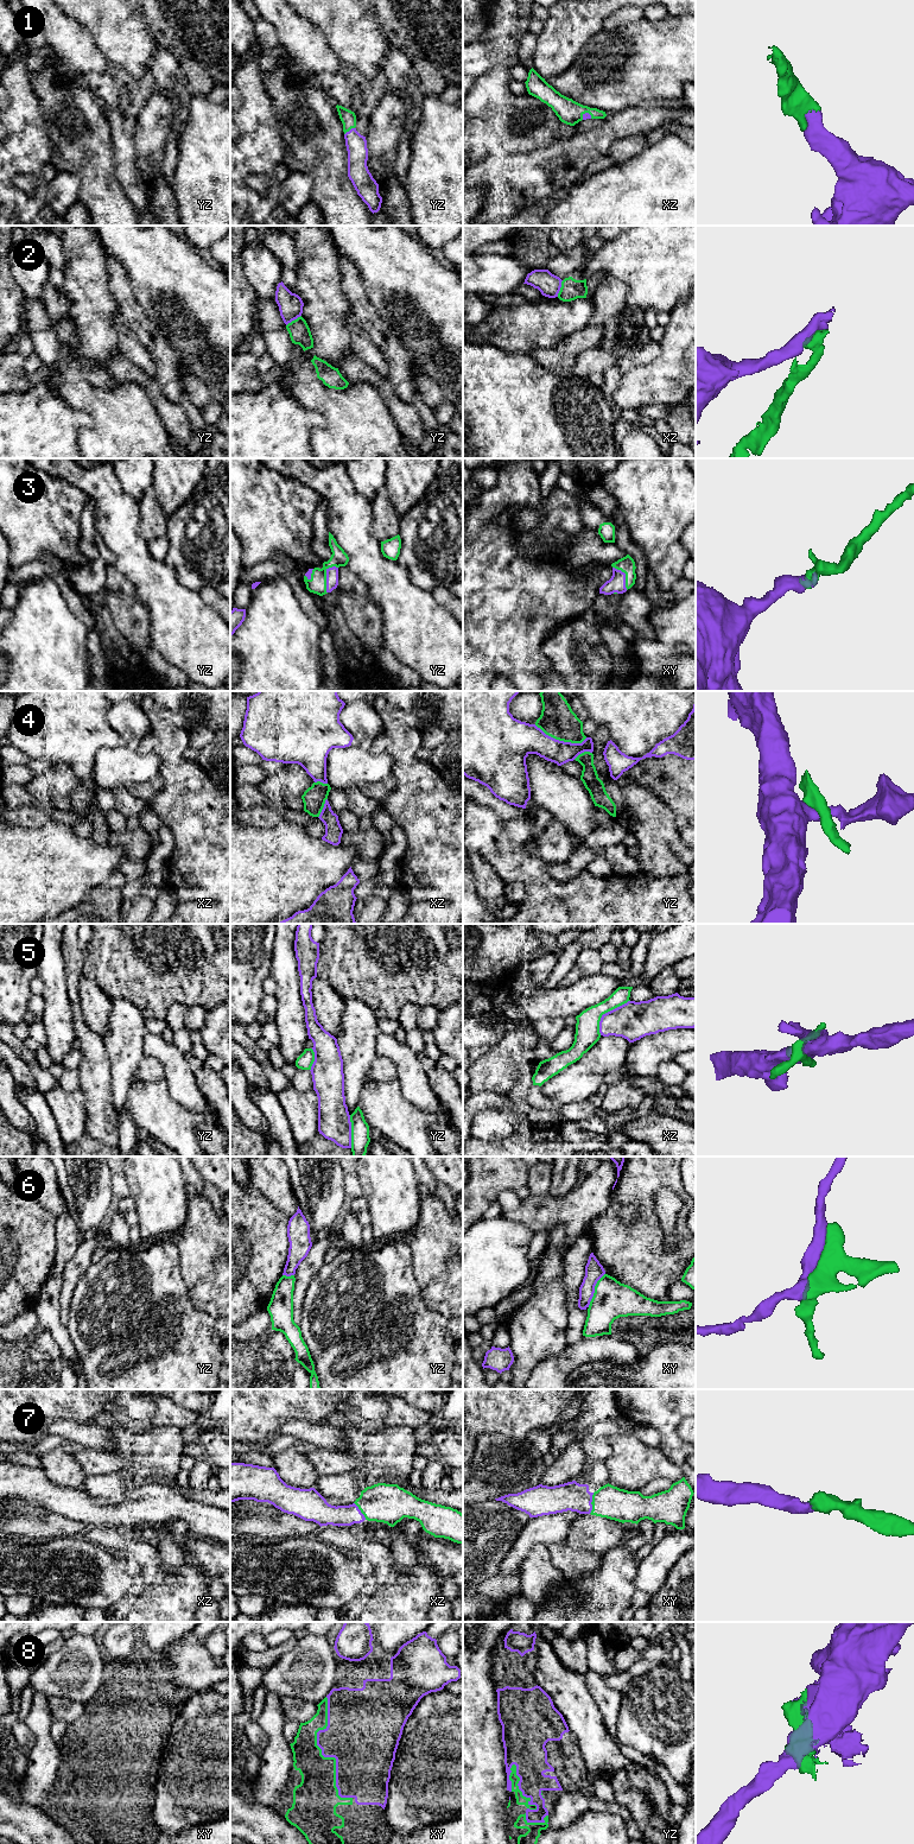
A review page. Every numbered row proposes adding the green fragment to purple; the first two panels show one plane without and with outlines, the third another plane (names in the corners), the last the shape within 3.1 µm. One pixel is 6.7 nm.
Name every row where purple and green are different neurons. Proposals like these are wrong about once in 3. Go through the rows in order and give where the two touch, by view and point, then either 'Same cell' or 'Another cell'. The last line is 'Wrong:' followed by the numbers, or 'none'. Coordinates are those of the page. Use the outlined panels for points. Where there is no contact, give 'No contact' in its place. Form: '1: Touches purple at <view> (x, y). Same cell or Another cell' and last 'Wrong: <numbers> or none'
1: Touches purple at yz (350, 130). Same cell
2: Touches purple at xz (559, 289). Another cell
3: Touches purple at yz (327, 577). Same cell
4: Touches purple at yz (560, 741). Another cell
5: Touches purple at xz (605, 1013). Same cell
6: Touches purple at xy (594, 1290). Same cell
7: Touches purple at xy (590, 1503). Same cell
8: Touches purple at xy (323, 1755). Same cell
Wrong: 2, 4

